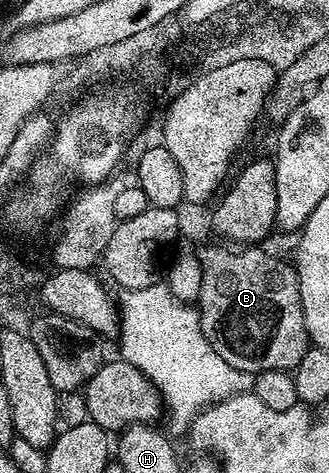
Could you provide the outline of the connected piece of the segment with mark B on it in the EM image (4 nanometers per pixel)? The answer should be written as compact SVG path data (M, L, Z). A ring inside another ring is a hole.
M222 242L217 243L210 244L207 248L202 246L197 249L198 257L202 262L203 285L200 288L196 307L200 318L200 326L204 330L204 338L208 338L212 350L216 350L216 354L220 354L220 358L224 358L224 362L228 362L228 366L236 366L236 370L255 373L264 370L294 369L300 362L300 358L304 358L307 348L311 347L310 336L306 332L306 323L304 322L304 306L300 298L300 282L298 281L295 265L293 263L285 264L284 261L277 260L272 253L265 252L265 247L262 246L227 246Z

